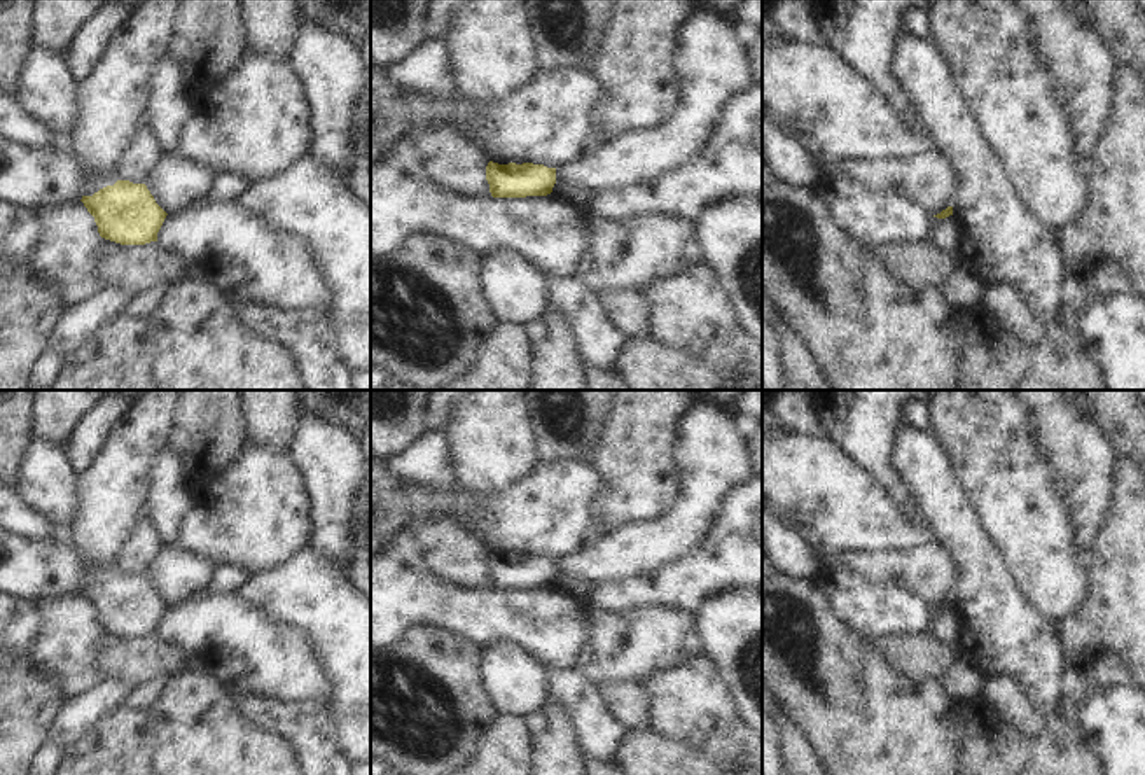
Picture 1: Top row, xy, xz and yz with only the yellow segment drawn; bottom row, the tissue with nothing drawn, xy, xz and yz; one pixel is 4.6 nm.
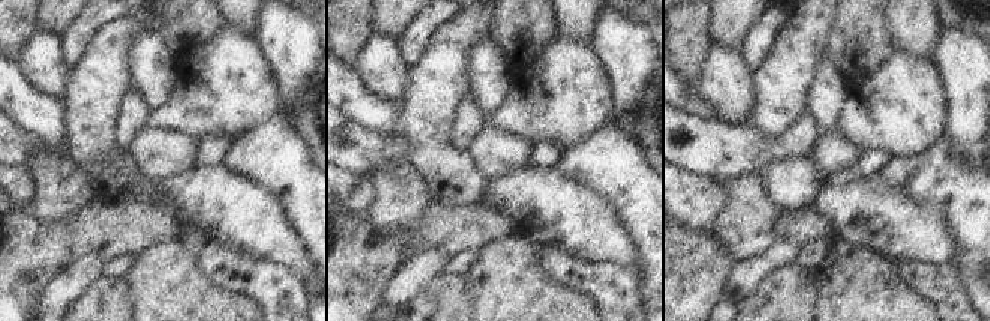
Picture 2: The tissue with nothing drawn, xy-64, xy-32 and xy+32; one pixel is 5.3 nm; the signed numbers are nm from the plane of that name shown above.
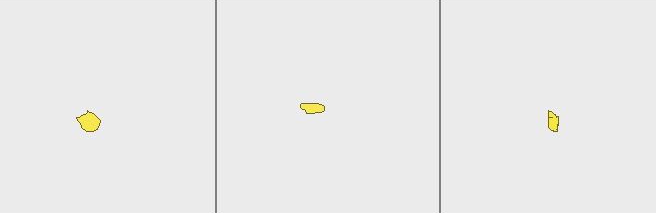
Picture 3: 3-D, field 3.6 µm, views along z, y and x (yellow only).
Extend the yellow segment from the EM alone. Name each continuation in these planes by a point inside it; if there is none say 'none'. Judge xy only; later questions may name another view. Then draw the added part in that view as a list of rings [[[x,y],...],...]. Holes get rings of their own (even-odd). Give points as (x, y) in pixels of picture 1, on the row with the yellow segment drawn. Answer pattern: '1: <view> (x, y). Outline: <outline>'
1: xy (109, 102). Outline: [[[145,0],[135,7],[89,73],[75,82],[73,121],[61,147],[79,164],[84,196],[119,180],[115,164],[143,119],[149,72],[168,51],[180,2]]]

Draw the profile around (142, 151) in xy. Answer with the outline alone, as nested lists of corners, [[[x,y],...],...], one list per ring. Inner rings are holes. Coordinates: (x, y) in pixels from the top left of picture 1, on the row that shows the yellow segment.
[[[143,119],[138,121],[128,147],[115,164],[115,173],[119,180],[143,184],[149,168],[156,163],[159,154],[161,147],[150,126]]]

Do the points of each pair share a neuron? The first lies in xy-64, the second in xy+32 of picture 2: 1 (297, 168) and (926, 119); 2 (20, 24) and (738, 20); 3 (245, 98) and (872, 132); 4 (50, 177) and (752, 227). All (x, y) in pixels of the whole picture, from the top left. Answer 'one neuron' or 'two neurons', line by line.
1: two neurons
2: two neurons
3: one neuron
4: one neuron

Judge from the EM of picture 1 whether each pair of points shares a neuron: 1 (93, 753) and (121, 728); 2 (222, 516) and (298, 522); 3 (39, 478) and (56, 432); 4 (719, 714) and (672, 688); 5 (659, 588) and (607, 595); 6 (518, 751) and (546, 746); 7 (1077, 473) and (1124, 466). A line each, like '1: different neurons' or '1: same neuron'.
1: same neuron
2: same neuron
3: different neurons
4: same neuron
5: same neuron
6: different neurons
7: different neurons

